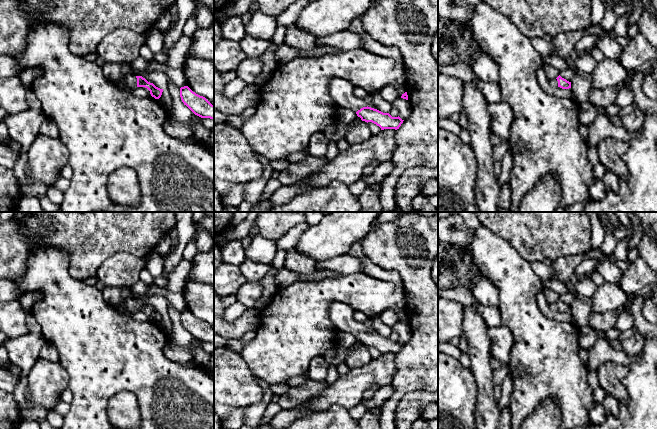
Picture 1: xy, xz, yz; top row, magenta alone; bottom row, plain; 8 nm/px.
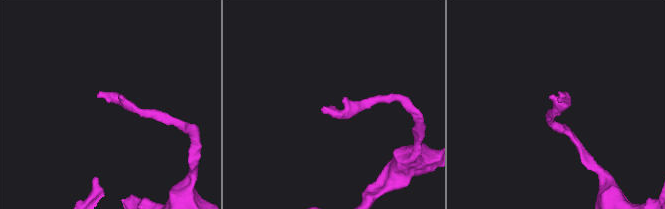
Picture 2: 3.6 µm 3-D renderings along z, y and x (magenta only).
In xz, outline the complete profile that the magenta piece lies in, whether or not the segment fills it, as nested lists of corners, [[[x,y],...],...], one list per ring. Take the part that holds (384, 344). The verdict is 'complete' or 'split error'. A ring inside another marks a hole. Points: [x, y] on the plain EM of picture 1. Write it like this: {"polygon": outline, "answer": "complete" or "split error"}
{"polygon": [[[334,302],[329,306],[329,317],[339,331],[354,335],[362,345],[372,346],[381,354],[399,353],[404,344],[399,340],[392,341],[389,337],[368,331],[363,323],[354,319],[354,312],[352,307],[342,302]]], "answer": "split error"}

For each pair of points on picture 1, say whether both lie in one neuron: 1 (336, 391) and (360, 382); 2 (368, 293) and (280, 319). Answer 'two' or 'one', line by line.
1: one
2: one

